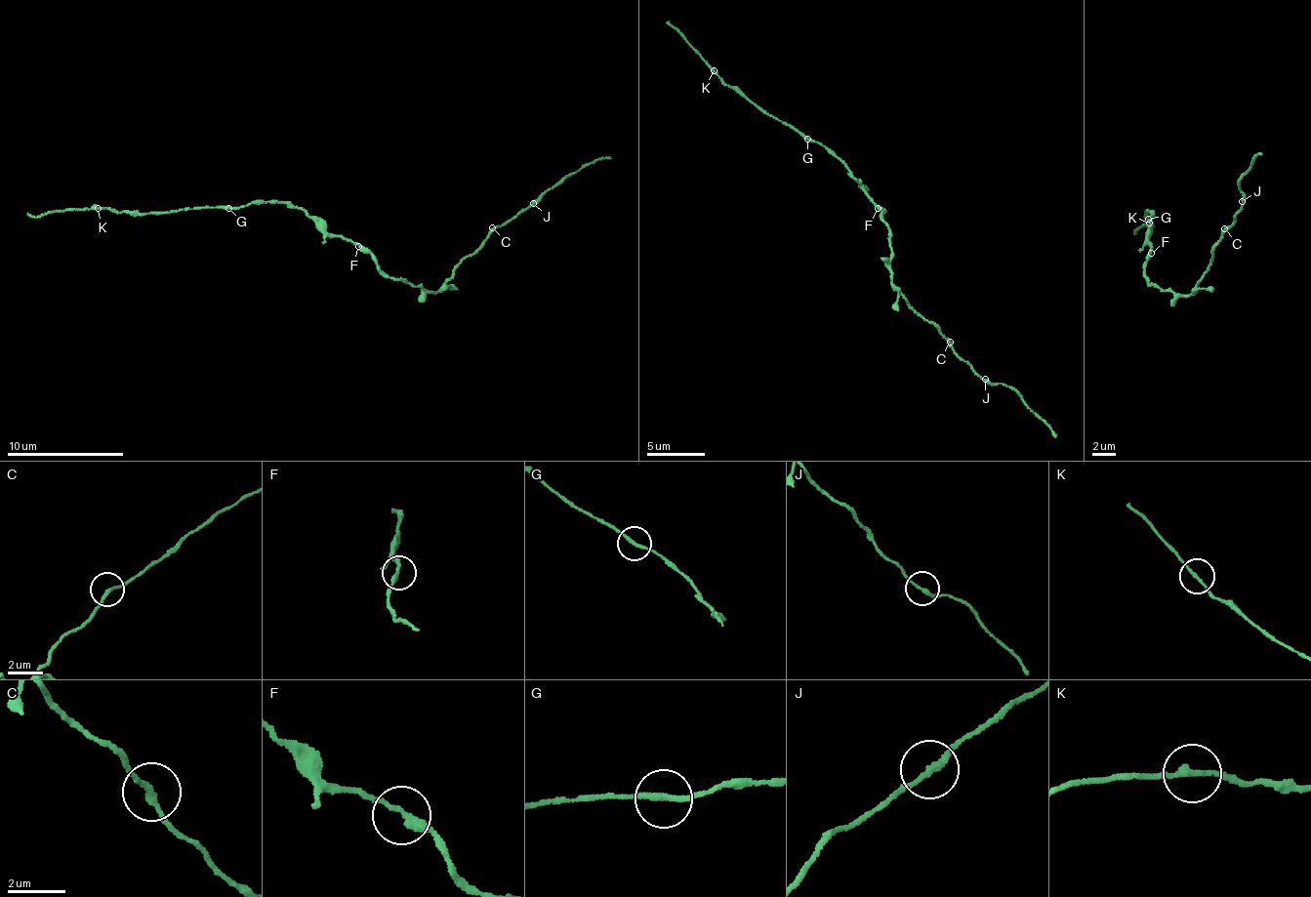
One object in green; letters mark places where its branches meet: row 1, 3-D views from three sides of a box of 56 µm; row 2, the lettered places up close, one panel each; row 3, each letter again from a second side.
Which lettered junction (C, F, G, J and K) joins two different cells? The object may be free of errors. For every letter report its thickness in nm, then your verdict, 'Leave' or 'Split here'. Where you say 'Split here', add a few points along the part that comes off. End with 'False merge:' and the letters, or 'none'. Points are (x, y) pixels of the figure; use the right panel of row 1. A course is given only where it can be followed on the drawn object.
C: Thickness 180 nm. Leave
F: Thickness 240 nm. Leave
G: Thickness 190 nm. Leave
J: Thickness 200 nm. Leave
K: Thickness 190 nm. Leave
False merge: none

